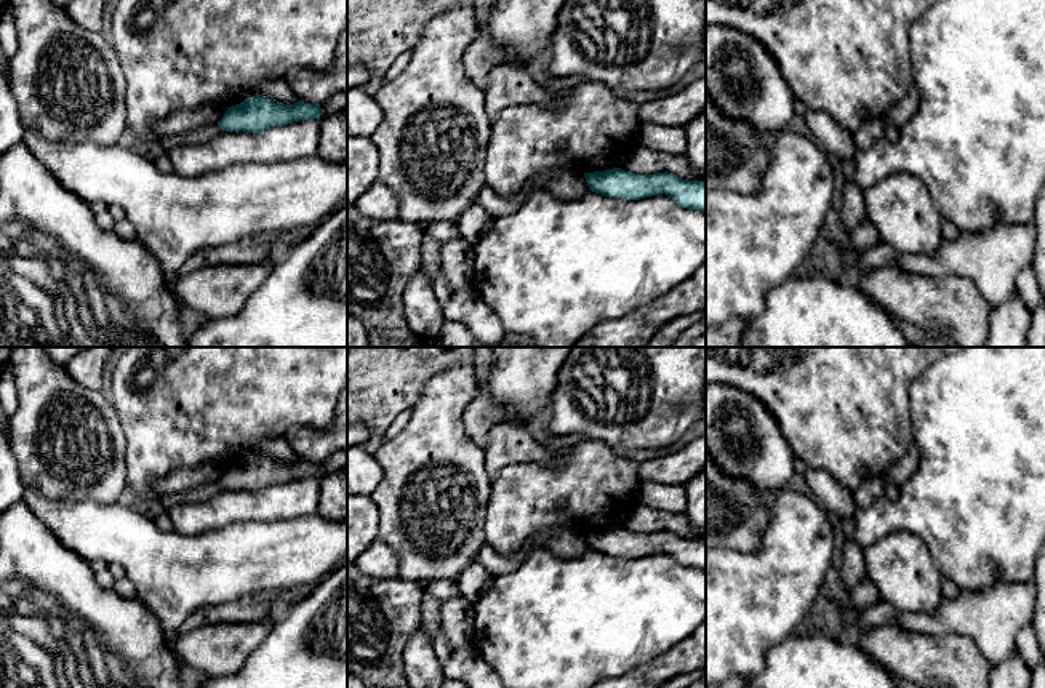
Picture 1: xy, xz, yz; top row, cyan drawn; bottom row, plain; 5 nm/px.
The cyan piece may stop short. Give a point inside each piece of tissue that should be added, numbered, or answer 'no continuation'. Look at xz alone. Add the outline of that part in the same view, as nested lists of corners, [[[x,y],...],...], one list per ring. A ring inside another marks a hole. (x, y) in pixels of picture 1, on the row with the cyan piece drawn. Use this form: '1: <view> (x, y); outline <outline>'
no continuation

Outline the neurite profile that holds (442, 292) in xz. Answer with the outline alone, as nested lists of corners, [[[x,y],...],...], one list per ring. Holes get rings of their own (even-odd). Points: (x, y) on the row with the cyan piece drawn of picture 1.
[[[440,272],[430,280],[430,283],[435,299],[443,307],[450,301],[453,290],[448,286],[446,280]]]

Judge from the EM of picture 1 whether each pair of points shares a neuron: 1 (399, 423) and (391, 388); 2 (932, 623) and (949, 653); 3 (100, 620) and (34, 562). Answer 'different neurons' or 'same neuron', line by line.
1: different neurons
2: different neurons
3: same neuron

